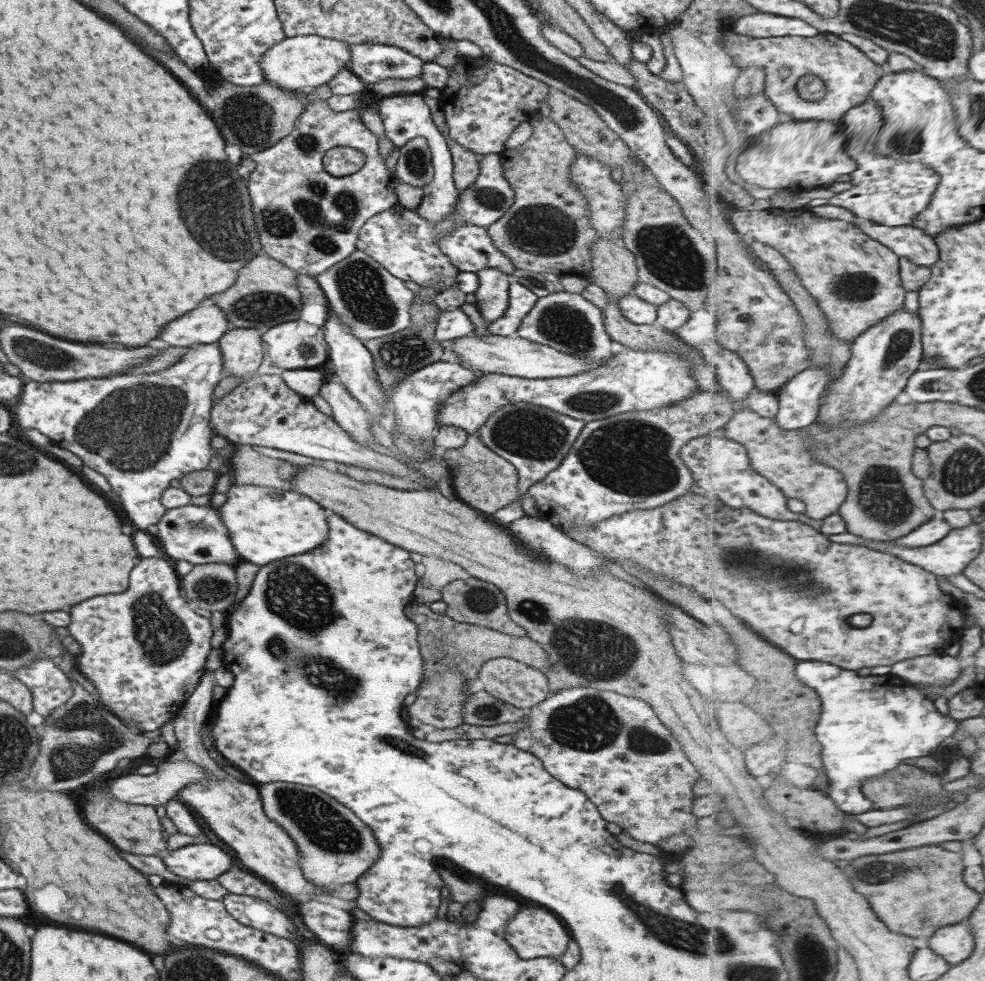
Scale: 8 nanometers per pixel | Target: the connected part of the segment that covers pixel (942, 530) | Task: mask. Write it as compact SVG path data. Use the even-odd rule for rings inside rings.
M939 514L937 518L923 524L922 527L917 528L909 536L904 536L904 538L888 544L907 546L908 548L932 546L946 539L954 529L950 521Z

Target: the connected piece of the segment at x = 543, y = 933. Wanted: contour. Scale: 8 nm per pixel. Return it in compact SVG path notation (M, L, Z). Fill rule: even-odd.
M524 908L506 926L506 940L524 960L558 958L566 952L571 934L549 910Z

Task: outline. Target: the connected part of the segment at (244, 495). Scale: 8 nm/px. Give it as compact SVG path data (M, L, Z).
M232 485L227 492L227 500L220 507L219 515L221 521L230 533L235 551L244 561L252 564L268 564L286 556L296 556L312 550L314 546L320 546L328 538L328 510L322 508L309 496L294 491L282 490L280 488L260 488L260 486Z

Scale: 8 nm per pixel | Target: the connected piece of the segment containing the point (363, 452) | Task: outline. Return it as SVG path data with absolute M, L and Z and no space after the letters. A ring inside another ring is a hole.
M264 375L248 378L230 394L213 403L209 416L215 434L227 438L230 444L266 446L302 454L318 460L333 460L364 470L376 469L392 473L409 481L416 481L418 490L430 488L428 481L402 463L397 457L384 455L356 442L333 418L318 411L310 398L290 390L281 375Z

